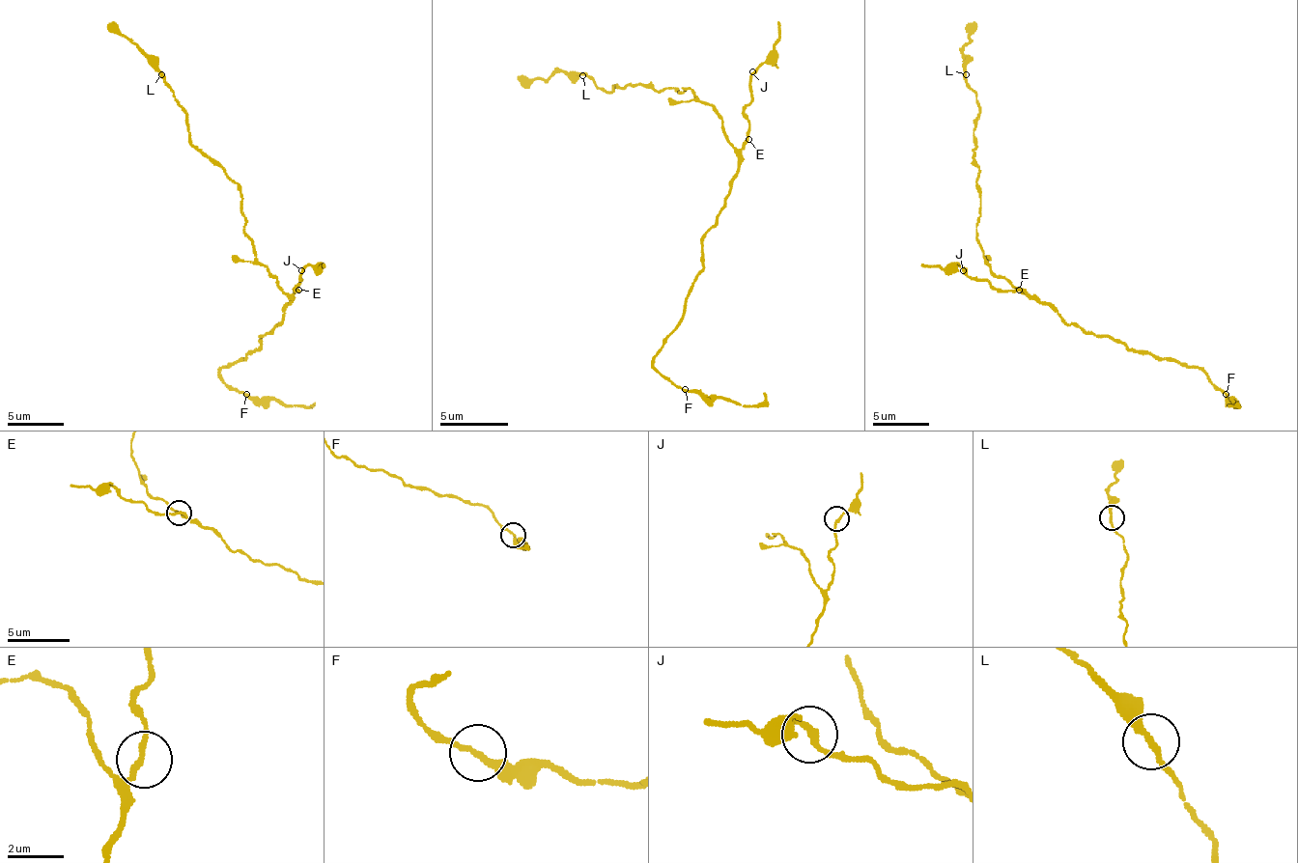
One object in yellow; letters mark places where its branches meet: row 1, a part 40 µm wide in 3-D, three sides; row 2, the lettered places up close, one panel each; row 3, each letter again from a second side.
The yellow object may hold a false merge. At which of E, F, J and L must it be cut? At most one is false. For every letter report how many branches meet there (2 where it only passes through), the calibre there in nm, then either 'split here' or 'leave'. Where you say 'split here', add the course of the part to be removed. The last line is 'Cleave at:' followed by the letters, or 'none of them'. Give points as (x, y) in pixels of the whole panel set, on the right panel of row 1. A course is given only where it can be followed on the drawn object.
E: 2 branches meet; 200 nm thick; leave
F: 2 branches meet; 200 nm thick; split here; foreign part runs (1227, 393), (1237, 407), (1228, 404)
J: 2 branches meet; 190 nm thick; leave
L: 2 branches meet; 220 nm thick; leave
Cleave at: F

